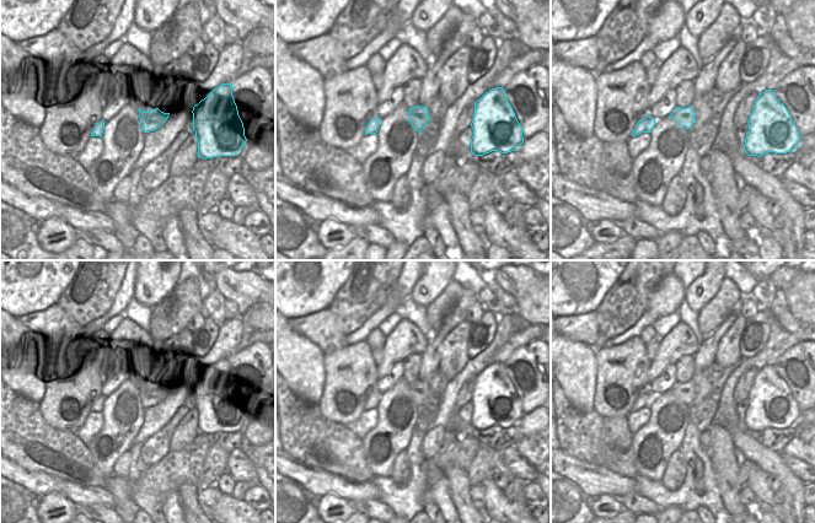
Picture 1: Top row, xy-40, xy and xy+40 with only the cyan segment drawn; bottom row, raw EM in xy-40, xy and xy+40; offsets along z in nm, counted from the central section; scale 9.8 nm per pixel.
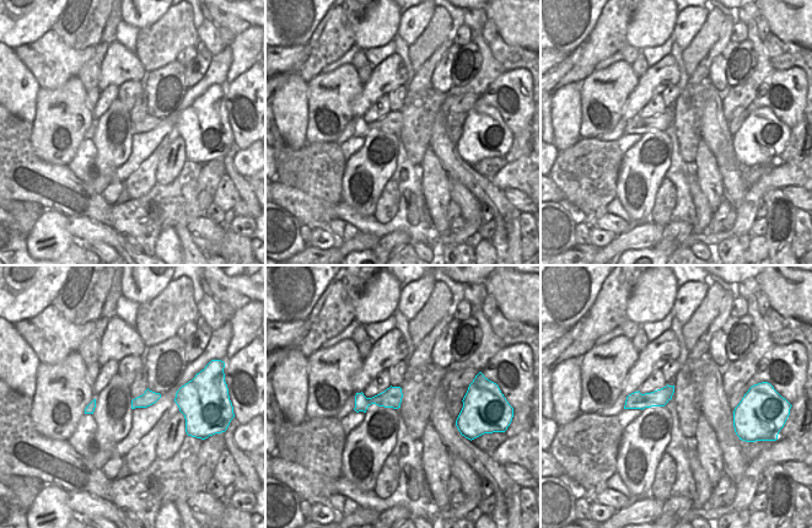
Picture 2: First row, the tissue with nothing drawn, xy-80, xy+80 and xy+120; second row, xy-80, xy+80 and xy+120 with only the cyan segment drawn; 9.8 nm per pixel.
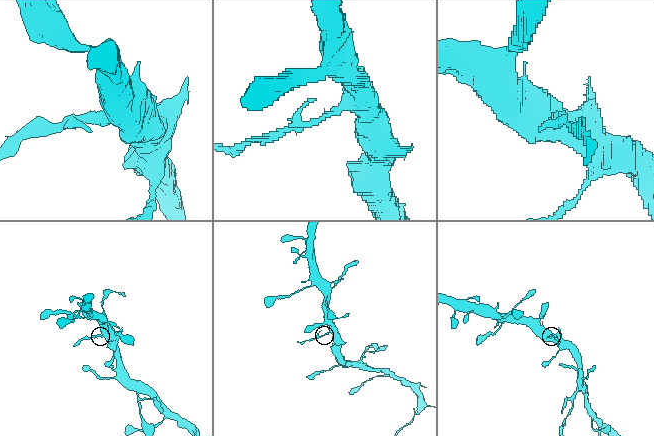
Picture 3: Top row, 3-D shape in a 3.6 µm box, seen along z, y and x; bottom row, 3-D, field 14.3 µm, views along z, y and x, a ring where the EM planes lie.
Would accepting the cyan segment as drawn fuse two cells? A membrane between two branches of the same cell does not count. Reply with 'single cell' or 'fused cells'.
fused cells

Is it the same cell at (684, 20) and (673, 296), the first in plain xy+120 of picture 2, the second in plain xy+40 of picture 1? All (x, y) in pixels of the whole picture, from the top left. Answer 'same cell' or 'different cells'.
different cells

